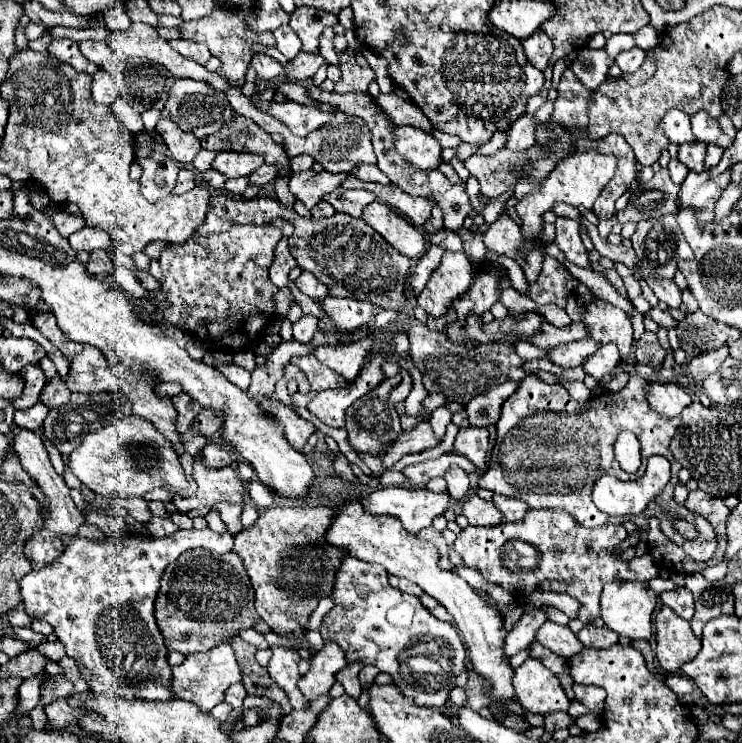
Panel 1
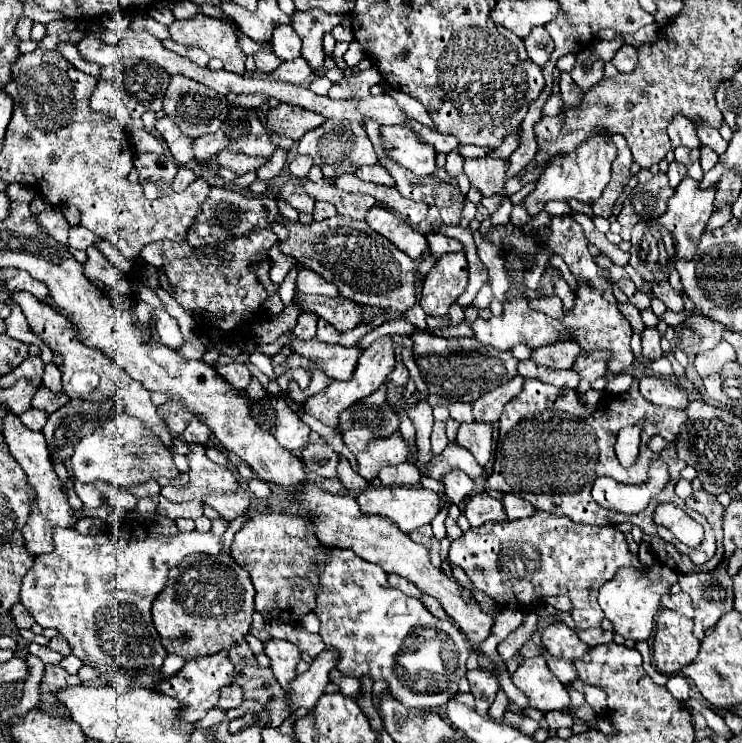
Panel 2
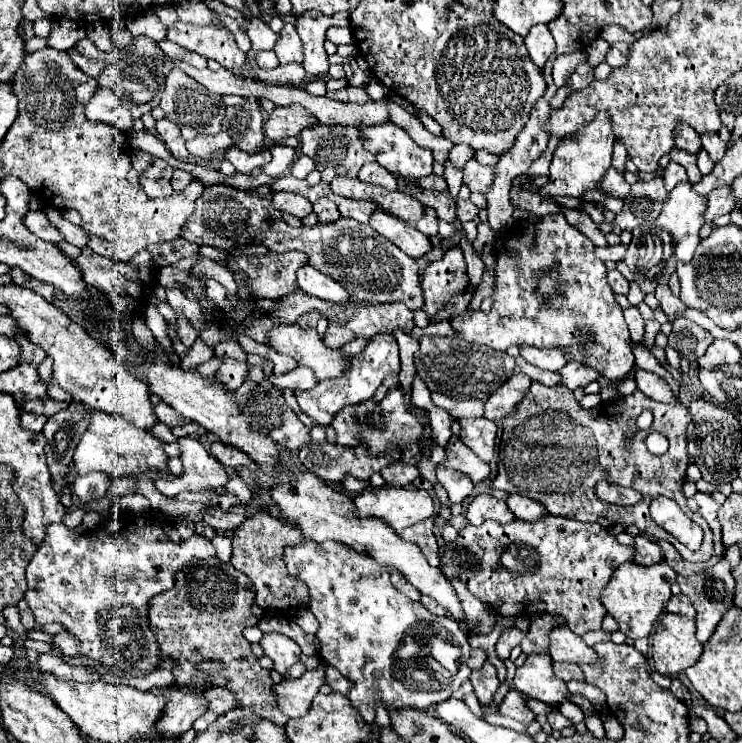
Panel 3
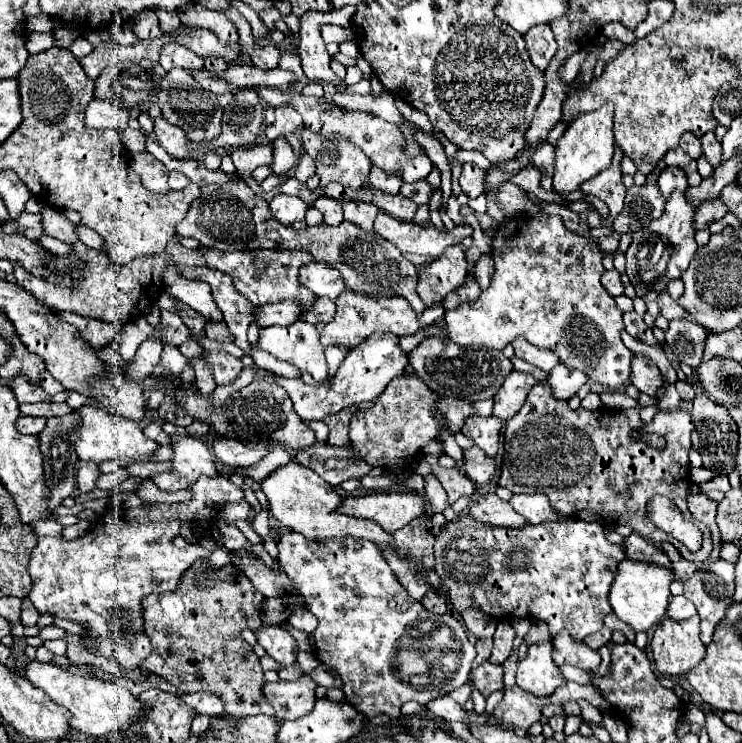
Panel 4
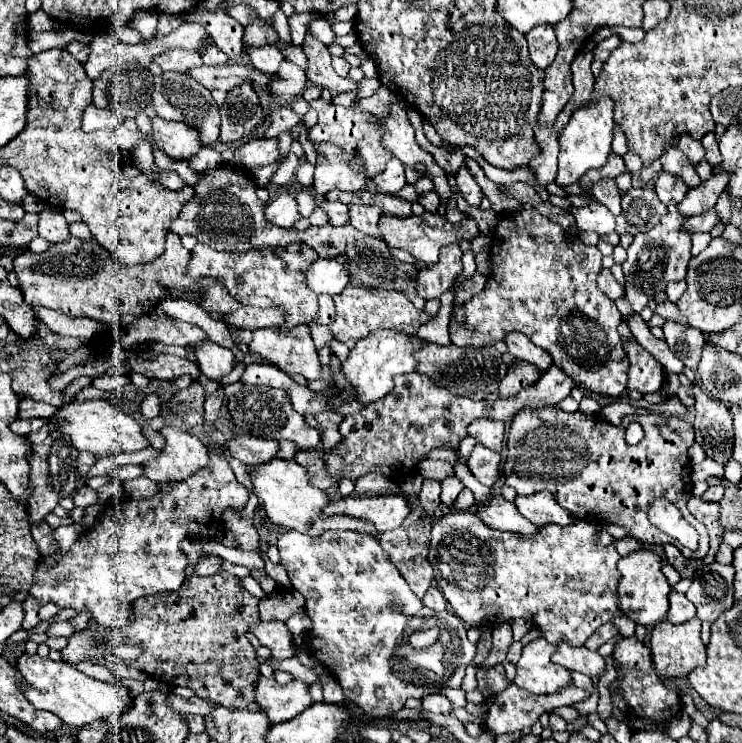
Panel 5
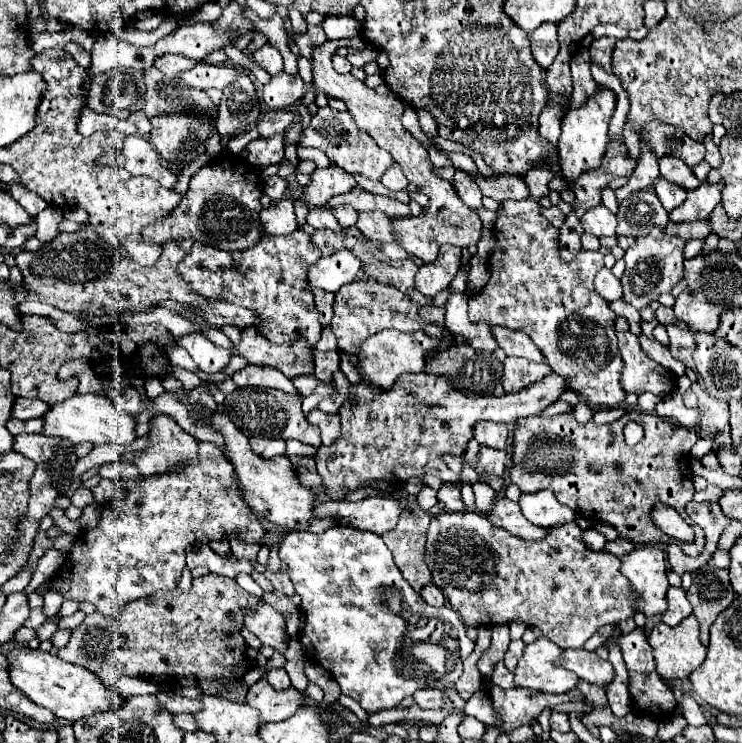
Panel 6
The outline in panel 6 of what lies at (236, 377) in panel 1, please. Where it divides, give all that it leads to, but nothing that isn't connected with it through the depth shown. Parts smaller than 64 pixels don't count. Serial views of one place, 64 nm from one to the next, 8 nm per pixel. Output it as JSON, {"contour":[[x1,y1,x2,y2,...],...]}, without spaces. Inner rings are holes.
{"contour":[[186,334,178,338,178,346,192,356,204,374,222,372,230,362,230,350,214,346,204,334]]}

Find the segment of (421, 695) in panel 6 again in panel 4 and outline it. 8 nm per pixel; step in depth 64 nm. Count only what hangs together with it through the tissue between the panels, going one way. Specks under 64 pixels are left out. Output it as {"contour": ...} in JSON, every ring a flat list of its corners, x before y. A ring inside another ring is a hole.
{"contour":[[440,696,438,700,430,700,426,704,426,708,438,716,438,718,444,718,444,720,460,720,460,722,466,722,466,712,460,704,456,704,450,696]]}

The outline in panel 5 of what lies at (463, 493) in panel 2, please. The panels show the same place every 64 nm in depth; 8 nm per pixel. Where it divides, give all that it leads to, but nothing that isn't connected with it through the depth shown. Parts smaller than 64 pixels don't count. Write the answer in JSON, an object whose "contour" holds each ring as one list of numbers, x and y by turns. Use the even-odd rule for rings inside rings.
{"contour":[[448,476,448,478,444,478,444,480,442,480,442,494,440,494,442,502,444,502,448,508,452,508,462,488,464,488,464,484,462,484,456,476]]}

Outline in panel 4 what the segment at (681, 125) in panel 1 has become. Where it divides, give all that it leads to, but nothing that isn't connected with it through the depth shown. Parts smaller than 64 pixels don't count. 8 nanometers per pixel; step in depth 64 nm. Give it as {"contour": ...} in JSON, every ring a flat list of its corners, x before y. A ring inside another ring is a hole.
{"contour":[[686,132,686,134,680,138,680,148,682,148,688,156,692,156,694,160,698,160,698,158,704,154,700,140,698,140,694,134,690,134,690,132]]}

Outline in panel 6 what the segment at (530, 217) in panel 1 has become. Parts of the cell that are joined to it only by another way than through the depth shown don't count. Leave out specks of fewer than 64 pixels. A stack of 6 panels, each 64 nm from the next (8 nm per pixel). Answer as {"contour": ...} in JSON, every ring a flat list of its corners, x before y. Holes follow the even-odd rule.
{"contour":[[598,88,594,96,590,96,580,108,568,110,562,118,562,134,558,140,558,156,560,156,560,168,564,178,574,180,586,170,594,170,600,166,602,156,606,152,608,142,608,124,614,114,616,106,616,94,608,88]]}

